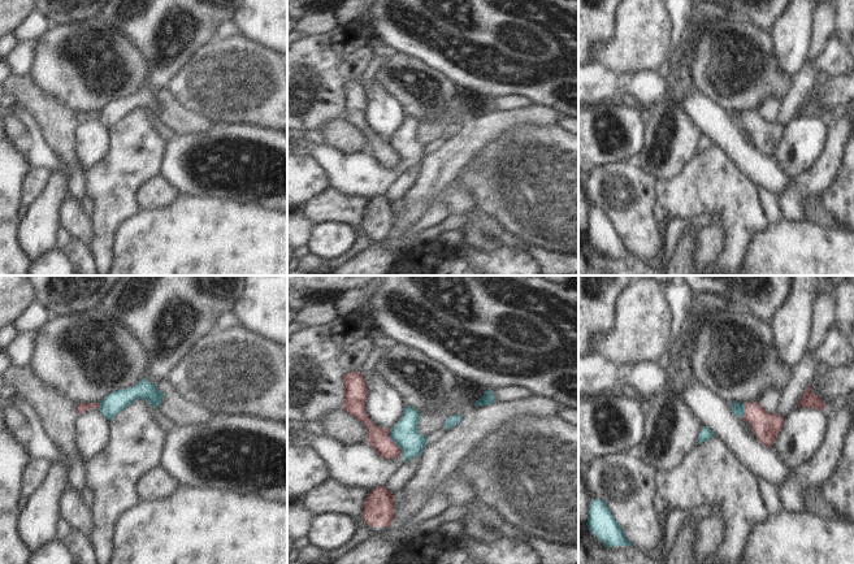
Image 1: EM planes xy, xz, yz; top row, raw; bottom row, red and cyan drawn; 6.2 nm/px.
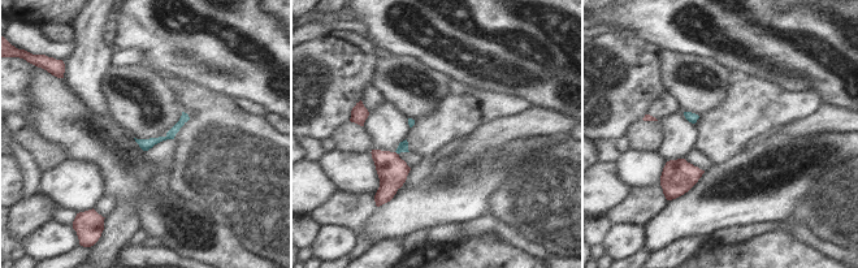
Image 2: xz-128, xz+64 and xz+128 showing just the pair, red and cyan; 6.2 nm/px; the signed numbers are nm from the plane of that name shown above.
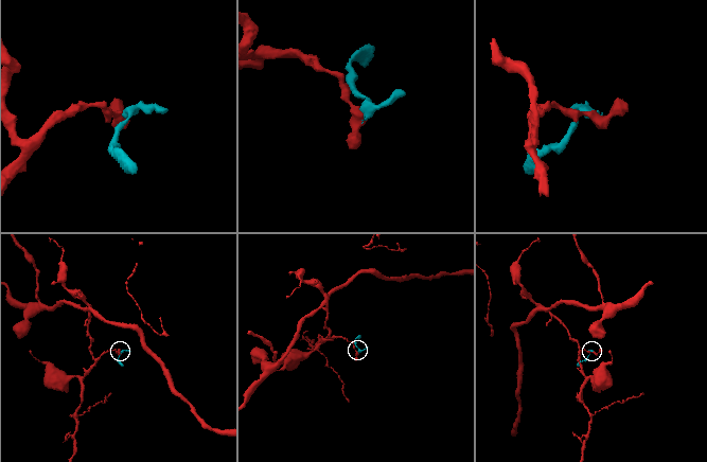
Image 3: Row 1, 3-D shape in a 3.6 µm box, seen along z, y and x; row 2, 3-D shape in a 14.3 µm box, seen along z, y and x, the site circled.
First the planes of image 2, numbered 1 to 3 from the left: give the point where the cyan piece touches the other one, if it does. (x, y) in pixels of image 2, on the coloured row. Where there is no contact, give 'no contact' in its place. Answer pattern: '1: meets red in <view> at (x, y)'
1: no contact
2: no contact
3: no contact

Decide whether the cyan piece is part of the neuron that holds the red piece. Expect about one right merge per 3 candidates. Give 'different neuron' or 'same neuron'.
different neuron

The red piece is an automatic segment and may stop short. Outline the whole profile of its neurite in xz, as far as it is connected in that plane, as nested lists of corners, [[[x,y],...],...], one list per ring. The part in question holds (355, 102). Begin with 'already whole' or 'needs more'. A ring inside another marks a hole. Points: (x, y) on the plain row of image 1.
already whole; [[[348,81],[343,84],[344,91],[344,113],[342,116],[348,123],[361,130],[368,139],[367,152],[382,168],[394,168],[400,162],[400,157],[390,148],[390,138],[374,135],[365,123],[365,109],[368,99],[360,81]]]

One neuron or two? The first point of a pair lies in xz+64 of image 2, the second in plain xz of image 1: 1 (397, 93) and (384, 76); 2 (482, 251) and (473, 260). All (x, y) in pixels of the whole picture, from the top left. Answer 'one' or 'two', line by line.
1: one
2: one

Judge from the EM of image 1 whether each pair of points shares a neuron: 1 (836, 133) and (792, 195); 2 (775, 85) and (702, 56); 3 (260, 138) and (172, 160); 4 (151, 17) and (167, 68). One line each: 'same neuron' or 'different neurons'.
1: same neuron
2: same neuron
3: same neuron
4: same neuron

